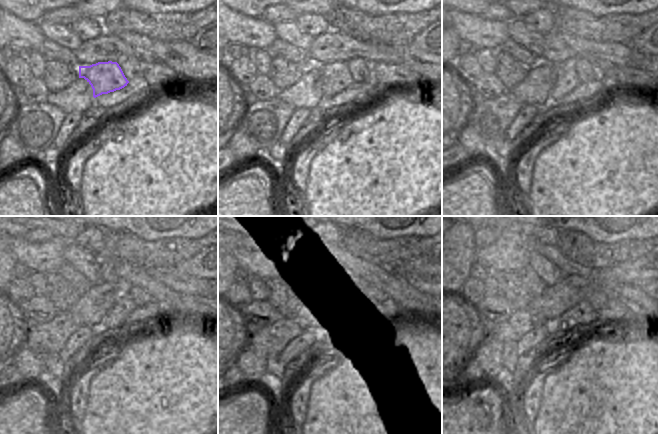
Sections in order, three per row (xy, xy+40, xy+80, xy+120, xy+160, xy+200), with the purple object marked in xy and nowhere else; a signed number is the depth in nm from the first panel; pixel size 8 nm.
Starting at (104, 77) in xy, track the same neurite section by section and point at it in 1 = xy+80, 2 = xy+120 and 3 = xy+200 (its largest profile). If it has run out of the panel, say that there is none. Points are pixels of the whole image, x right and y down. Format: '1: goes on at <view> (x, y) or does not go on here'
1: goes on at xy+80 (567, 79)
2: goes on at xy+120 (124, 305)
3: goes on at xy+200 (582, 313)

